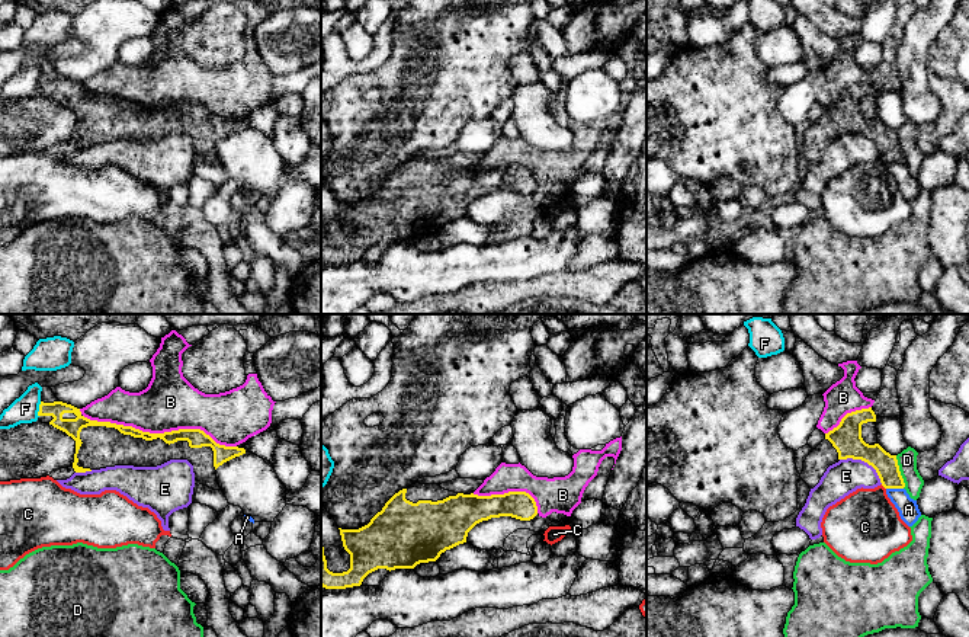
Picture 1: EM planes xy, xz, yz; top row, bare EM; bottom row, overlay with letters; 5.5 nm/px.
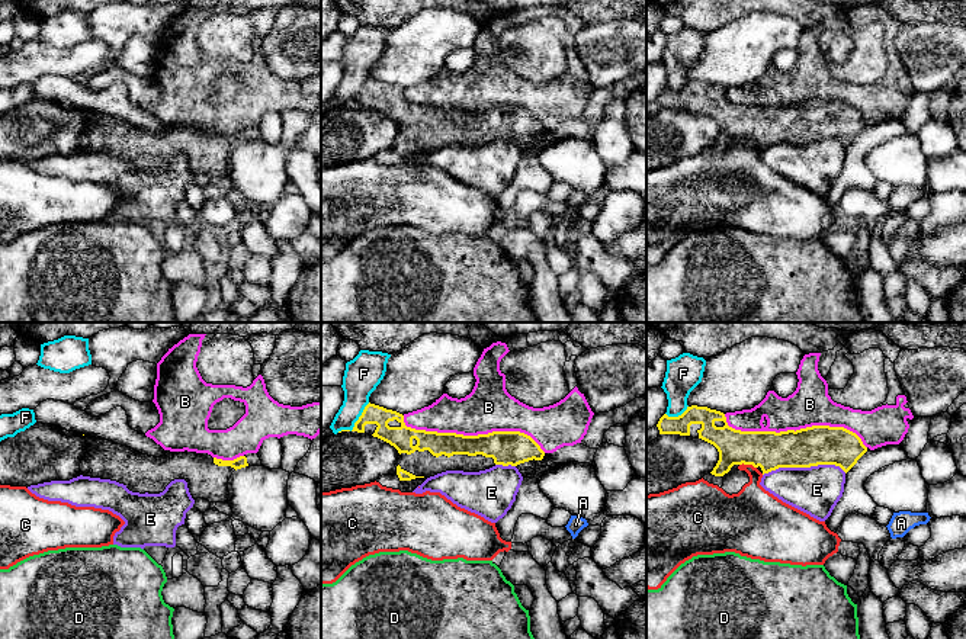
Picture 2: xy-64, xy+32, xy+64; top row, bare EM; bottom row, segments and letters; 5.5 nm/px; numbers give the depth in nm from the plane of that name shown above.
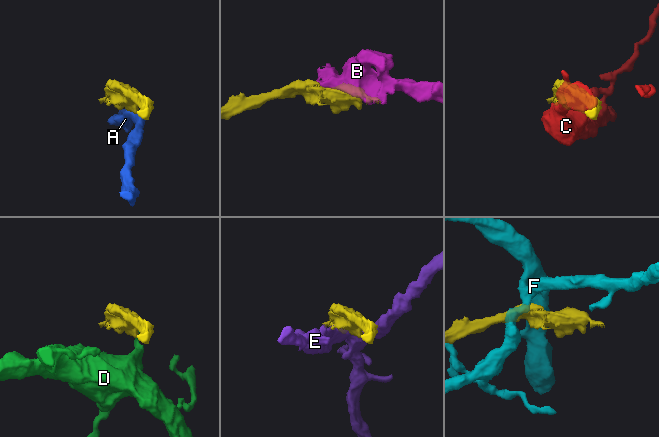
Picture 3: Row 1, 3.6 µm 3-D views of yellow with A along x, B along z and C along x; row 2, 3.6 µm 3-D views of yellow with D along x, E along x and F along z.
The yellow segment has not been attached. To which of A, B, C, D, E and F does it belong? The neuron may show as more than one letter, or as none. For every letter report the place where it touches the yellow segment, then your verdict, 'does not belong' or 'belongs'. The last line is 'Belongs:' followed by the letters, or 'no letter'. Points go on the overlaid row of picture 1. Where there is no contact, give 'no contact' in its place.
A: yz (895, 487) | does not belong
B: xy (157, 434) | does not belong
C: yz (884, 486) | does not belong
D: yz (899, 471) | does not belong
E: yz (865, 461) | does not belong
F: xy (39, 409) | does not belong
Belongs: no letter

